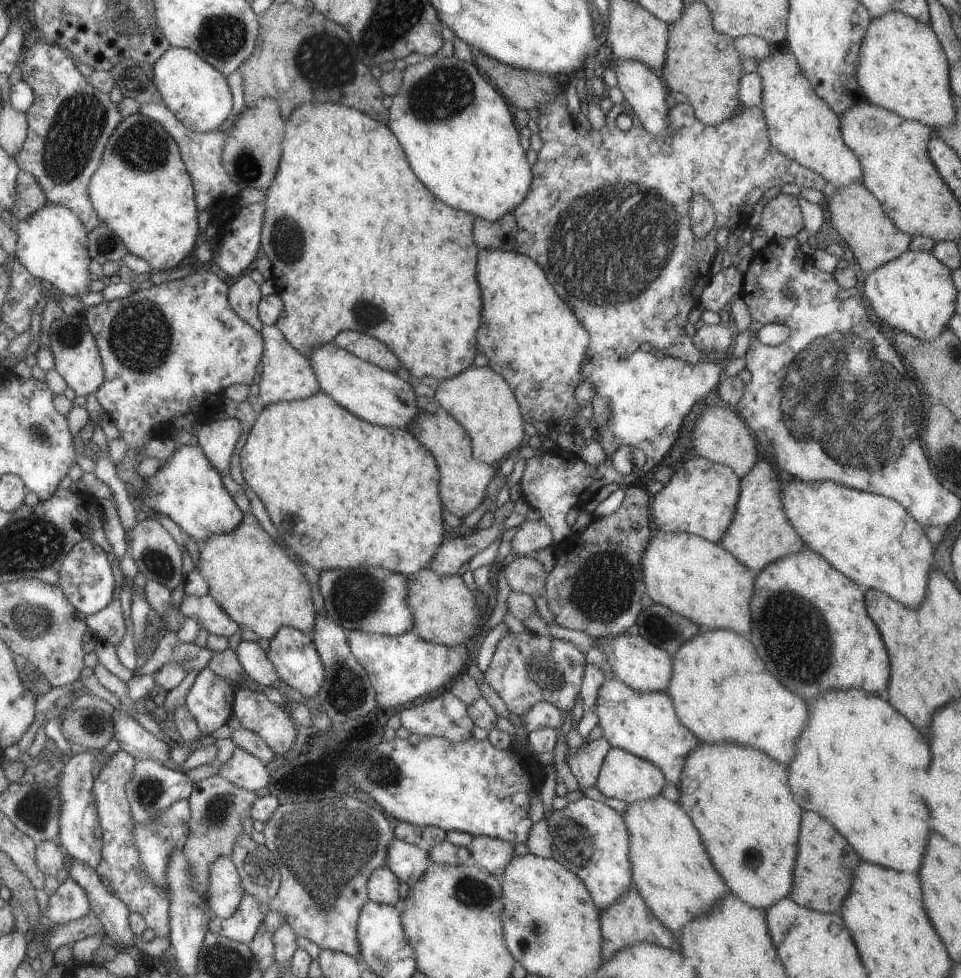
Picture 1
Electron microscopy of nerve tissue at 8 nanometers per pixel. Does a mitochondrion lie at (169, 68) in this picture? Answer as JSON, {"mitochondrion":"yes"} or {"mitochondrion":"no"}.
{"mitochondrion":"no"}

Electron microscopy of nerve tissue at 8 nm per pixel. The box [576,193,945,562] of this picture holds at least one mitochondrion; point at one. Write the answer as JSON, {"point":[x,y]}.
{"point":[854,427]}

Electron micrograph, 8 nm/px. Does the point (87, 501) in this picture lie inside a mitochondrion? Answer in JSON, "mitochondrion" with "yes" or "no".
{"mitochondrion":"no"}

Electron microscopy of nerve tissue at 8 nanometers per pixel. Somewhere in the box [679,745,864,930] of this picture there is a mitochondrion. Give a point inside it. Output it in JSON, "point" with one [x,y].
{"point":[753,858]}

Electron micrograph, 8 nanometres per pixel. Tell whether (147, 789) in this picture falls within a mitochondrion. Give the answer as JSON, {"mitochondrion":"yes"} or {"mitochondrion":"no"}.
{"mitochondrion":"yes"}

